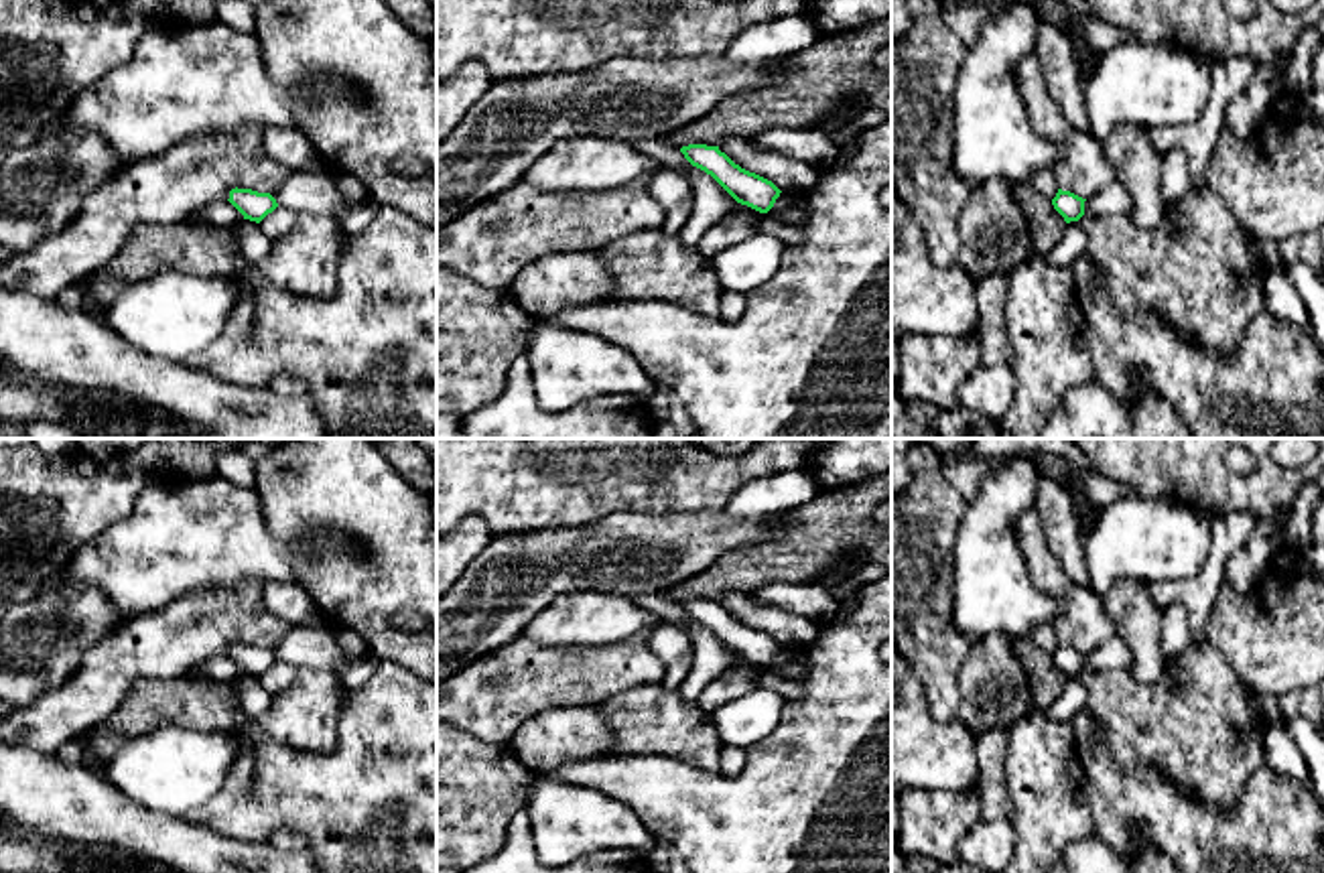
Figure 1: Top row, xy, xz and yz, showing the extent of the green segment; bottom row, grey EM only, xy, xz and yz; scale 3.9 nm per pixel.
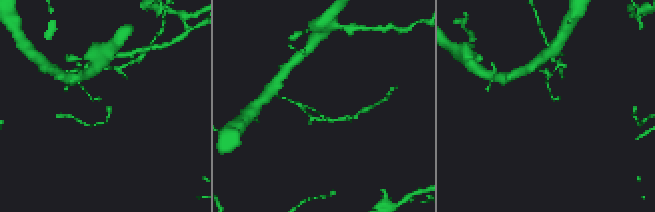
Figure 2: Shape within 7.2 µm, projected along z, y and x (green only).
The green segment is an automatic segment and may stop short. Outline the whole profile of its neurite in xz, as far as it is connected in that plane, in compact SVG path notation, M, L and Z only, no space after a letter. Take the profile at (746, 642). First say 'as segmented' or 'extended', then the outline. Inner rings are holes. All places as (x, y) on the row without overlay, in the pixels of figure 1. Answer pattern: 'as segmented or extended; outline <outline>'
as segmented; outline M688 599L680 607L692 621L711 629L737 658L759 668L768 668L782 648L772 635L735 619L719 601Z

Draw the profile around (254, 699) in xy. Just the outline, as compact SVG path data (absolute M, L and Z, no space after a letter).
M242 674L236 678L236 688L248 725L258 721L272 707L274 694L270 694L256 676Z

